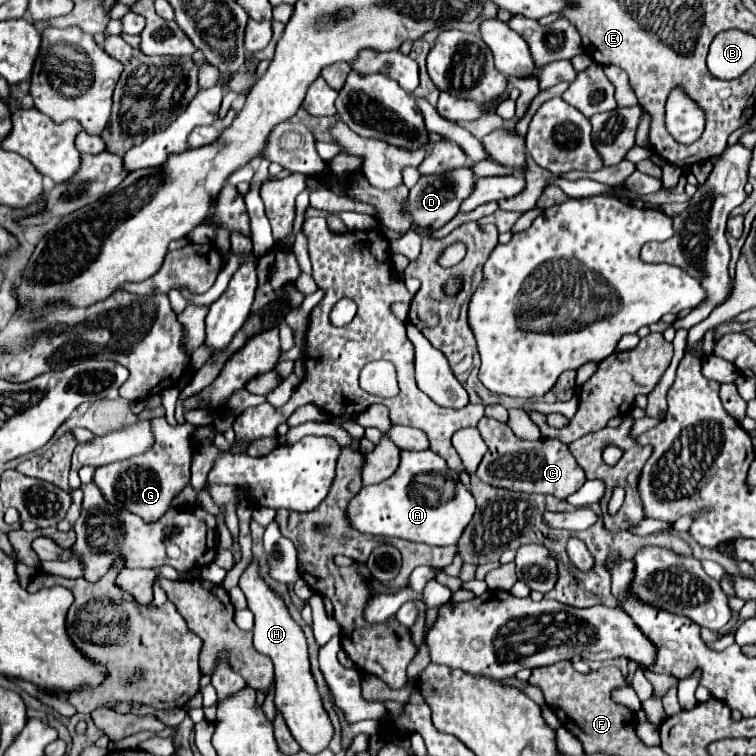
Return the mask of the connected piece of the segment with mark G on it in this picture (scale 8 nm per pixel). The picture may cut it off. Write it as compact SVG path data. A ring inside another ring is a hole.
M161 417L151 419L151 429L155 443L149 451L137 457L129 457L129 461L115 461L103 465L95 471L93 477L95 485L101 489L101 493L105 493L105 501L109 501L109 505L117 505L119 509L137 513L143 521L159 521L171 507L171 501L181 493L181 489L187 487L191 477L191 457L197 449L193 441L197 425L169 425L167 419Z

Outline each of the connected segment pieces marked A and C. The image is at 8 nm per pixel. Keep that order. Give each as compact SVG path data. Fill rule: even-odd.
M425 449L401 451L397 471L379 485L361 487L349 501L345 519L353 529L369 535L401 537L427 545L455 545L473 513L475 499L459 481L457 471L449 471L443 457Z
M483 417L477 425L481 437L487 443L487 453L477 467L477 477L487 485L513 489L519 493L541 493L541 495L555 495L557 499L567 499L575 493L587 479L583 469L577 465L575 457L569 453L567 445L557 439L537 439L525 441L513 435L513 431L495 419ZM507 455L507 457L505 457ZM515 455L515 457L509 457Z

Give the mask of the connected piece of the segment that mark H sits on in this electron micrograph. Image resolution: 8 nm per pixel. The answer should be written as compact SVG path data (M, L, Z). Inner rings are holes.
M251 561L251 565L245 569L245 573L239 579L239 587L247 597L247 607L255 615L255 649L259 653L265 653L271 657L275 665L275 707L283 713L285 723L293 735L293 739L299 743L301 751L309 755L321 753L333 739L333 723L329 719L329 713L323 707L317 683L311 673L309 665L309 653L307 653L307 639L301 631L301 627L291 619L283 599L273 593L267 583L257 573L257 563Z

